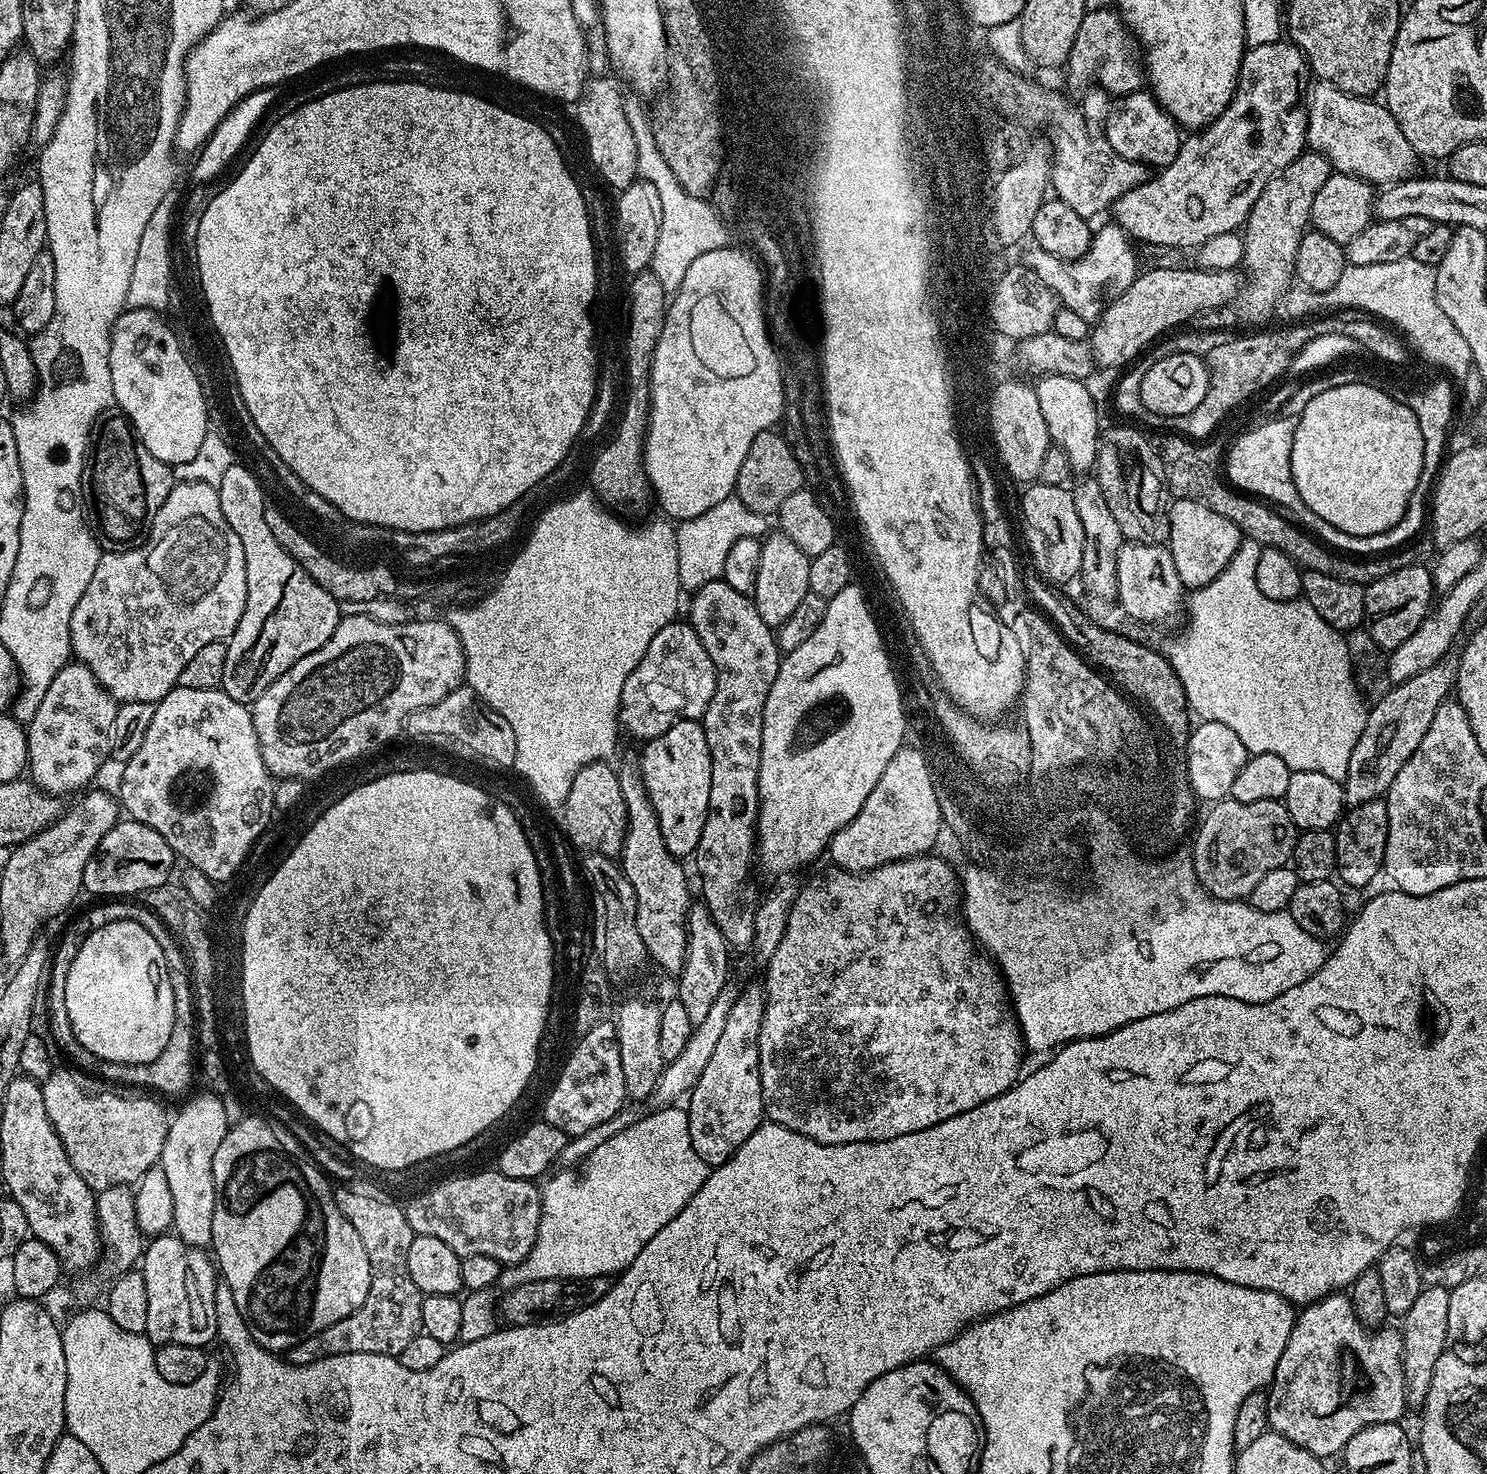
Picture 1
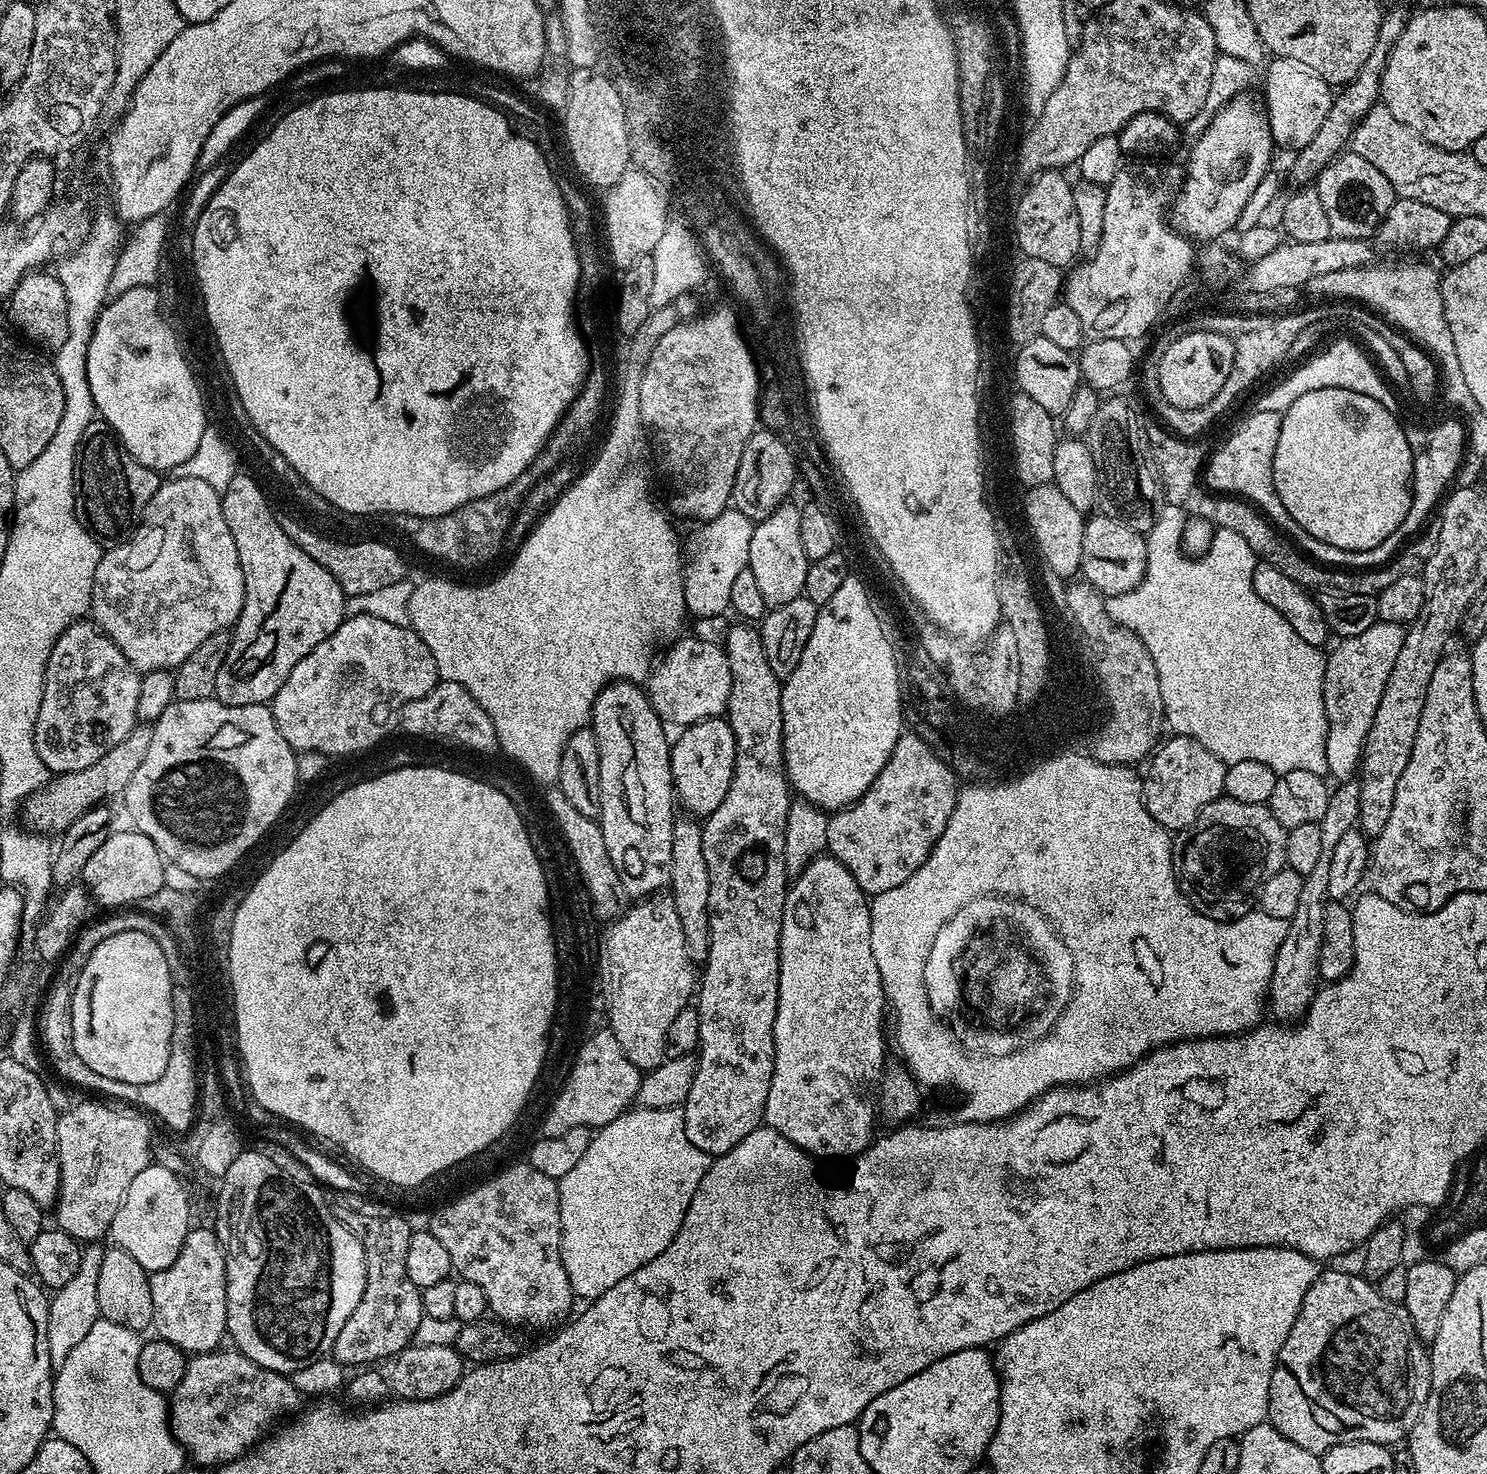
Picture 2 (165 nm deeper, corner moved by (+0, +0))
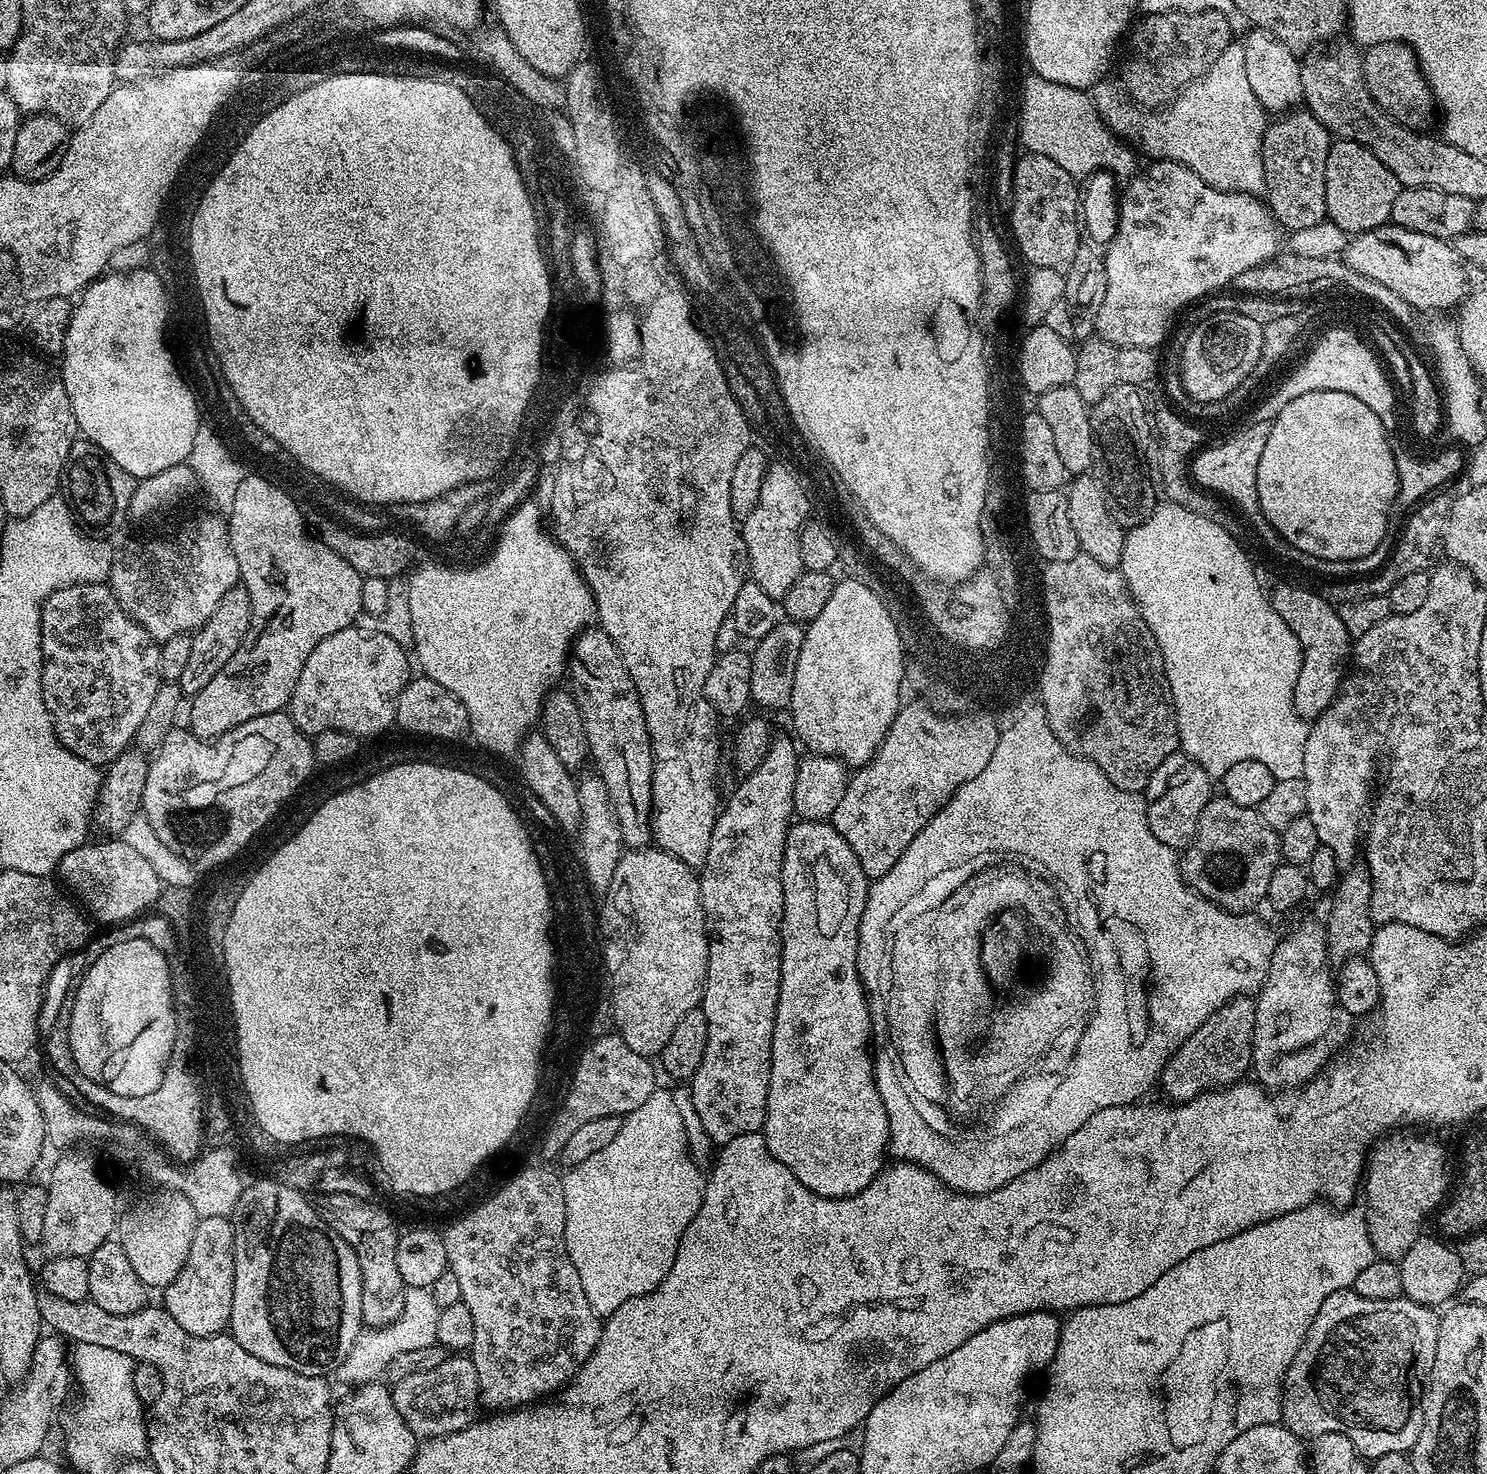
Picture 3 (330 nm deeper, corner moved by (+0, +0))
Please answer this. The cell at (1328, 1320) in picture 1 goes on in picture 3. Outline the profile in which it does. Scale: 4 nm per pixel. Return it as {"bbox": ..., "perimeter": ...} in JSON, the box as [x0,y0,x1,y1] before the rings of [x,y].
{"bbox":[1280,1290,1440,1458],"perimeter":[[[1351,1290],[1330,1294],[1326,1298],[1326,1302],[1322,1302],[1322,1306],[1318,1310],[1298,1354],[1292,1360],[1288,1373],[1284,1375],[1284,1390],[1280,1401],[1280,1415],[1284,1427],[1301,1438],[1315,1438],[1327,1432],[1346,1434],[1346,1438],[1350,1438],[1350,1442],[1354,1442],[1354,1446],[1360,1455],[1365,1458],[1375,1458],[1382,1454],[1398,1454],[1399,1452],[1411,1453],[1412,1448],[1418,1442],[1418,1434],[1422,1430],[1424,1390],[1428,1383],[1428,1375],[1432,1372],[1434,1354],[1438,1346],[1440,1321],[1437,1313],[1432,1312],[1435,1311],[1429,1305],[1415,1304],[1413,1300],[1407,1298],[1378,1302],[1374,1298],[1362,1298],[1357,1292]]]}

